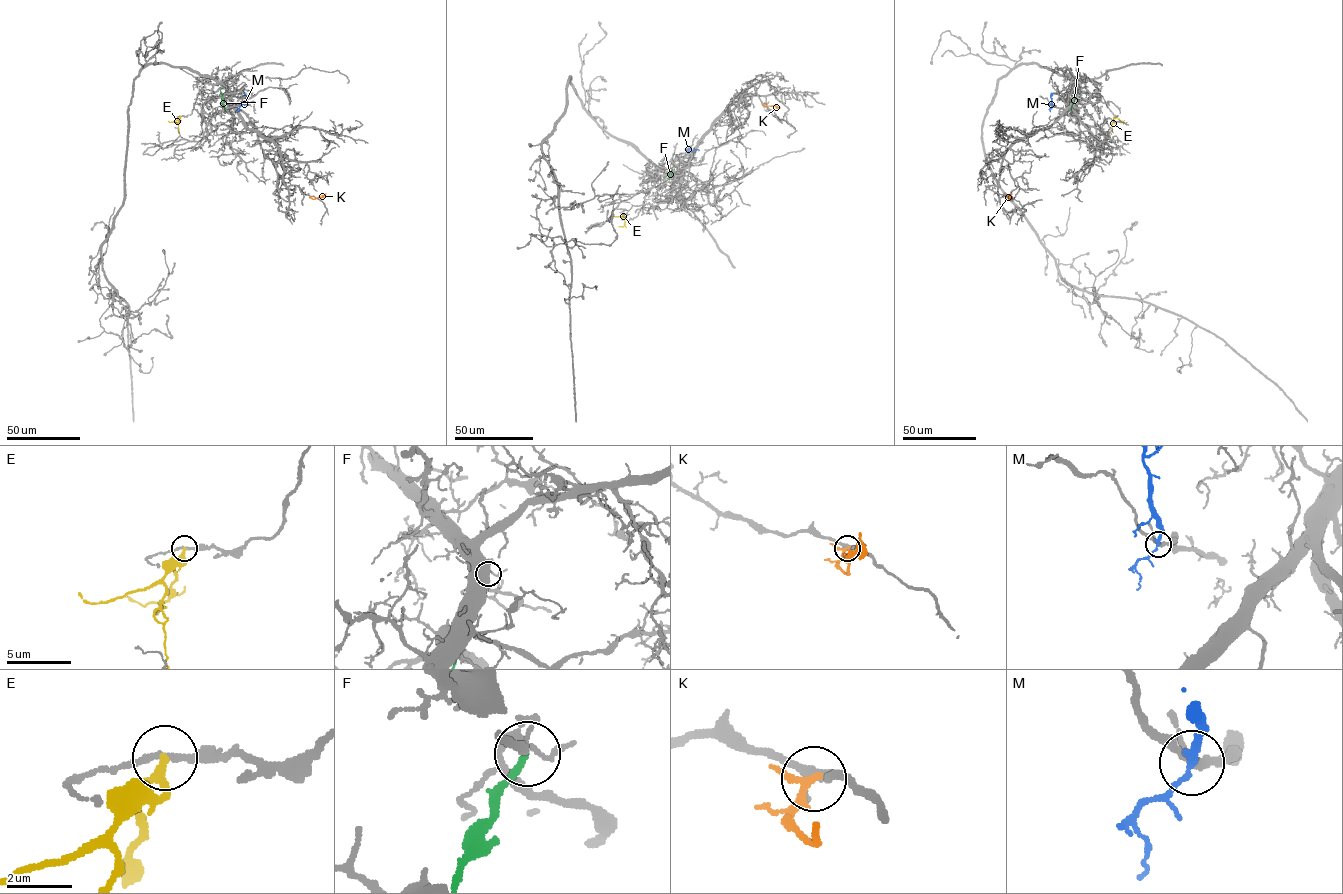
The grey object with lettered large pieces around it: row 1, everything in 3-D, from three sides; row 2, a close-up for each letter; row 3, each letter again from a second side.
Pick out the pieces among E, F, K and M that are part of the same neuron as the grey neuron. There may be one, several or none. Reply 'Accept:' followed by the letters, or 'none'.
Accept: M

